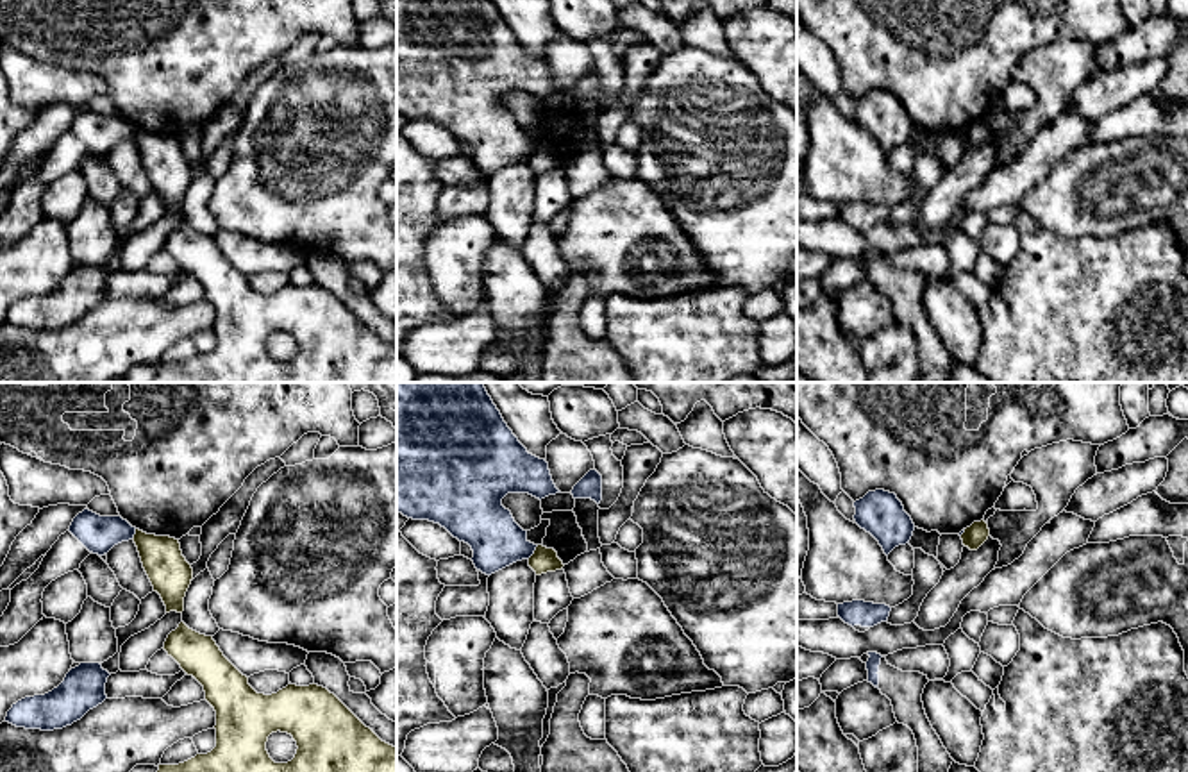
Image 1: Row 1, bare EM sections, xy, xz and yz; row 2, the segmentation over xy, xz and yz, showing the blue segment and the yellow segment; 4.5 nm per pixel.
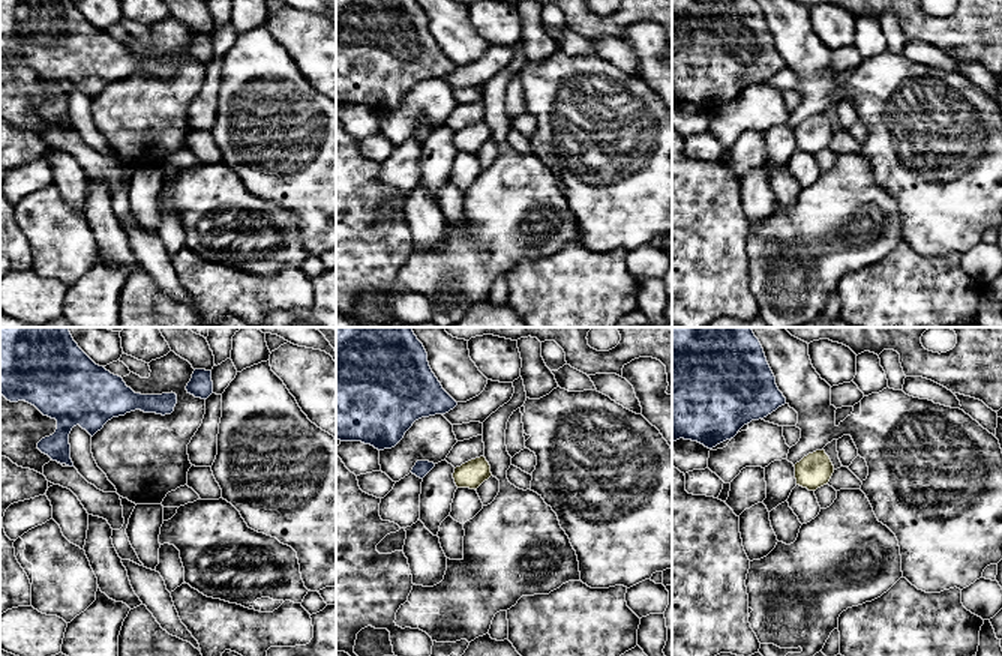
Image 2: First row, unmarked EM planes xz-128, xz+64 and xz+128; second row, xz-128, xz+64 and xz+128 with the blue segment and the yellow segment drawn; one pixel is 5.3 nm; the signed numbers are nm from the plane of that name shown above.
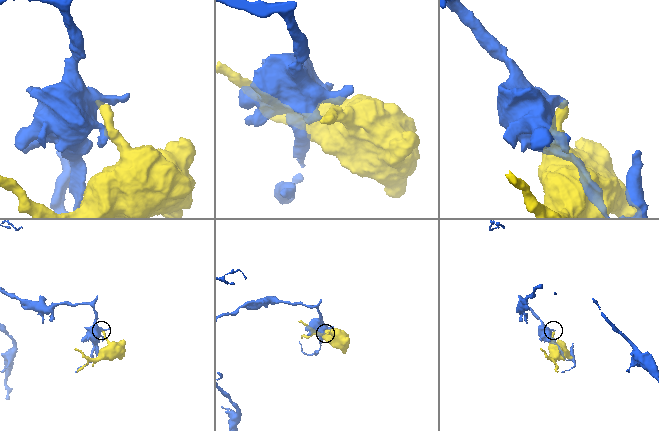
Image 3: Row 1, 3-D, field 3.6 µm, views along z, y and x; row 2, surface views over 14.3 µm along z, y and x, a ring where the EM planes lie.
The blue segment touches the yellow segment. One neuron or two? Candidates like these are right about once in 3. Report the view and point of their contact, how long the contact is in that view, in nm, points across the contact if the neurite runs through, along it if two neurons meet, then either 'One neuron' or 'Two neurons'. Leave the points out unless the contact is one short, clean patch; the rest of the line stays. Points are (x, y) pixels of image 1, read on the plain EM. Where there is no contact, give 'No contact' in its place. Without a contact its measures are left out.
Touches blue at xz (533, 152). Shared border 80 nm. Boundary: xz (538, 145), (527, 158). Two neurons

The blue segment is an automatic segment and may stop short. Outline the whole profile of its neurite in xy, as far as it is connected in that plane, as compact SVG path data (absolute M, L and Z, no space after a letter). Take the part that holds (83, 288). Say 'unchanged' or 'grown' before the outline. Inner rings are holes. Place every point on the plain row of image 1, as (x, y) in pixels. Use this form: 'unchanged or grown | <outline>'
unchanged | M80 263L52 291L25 297L13 304L5 322L41 331L71 325L107 298L105 282L109 275L100 263Z

